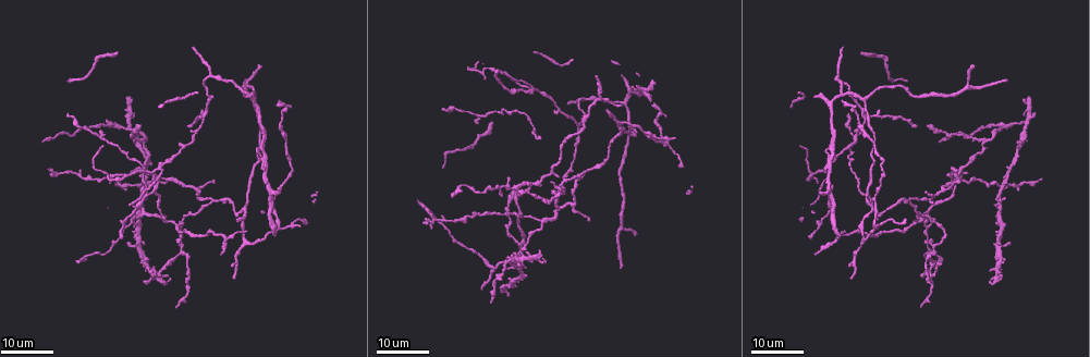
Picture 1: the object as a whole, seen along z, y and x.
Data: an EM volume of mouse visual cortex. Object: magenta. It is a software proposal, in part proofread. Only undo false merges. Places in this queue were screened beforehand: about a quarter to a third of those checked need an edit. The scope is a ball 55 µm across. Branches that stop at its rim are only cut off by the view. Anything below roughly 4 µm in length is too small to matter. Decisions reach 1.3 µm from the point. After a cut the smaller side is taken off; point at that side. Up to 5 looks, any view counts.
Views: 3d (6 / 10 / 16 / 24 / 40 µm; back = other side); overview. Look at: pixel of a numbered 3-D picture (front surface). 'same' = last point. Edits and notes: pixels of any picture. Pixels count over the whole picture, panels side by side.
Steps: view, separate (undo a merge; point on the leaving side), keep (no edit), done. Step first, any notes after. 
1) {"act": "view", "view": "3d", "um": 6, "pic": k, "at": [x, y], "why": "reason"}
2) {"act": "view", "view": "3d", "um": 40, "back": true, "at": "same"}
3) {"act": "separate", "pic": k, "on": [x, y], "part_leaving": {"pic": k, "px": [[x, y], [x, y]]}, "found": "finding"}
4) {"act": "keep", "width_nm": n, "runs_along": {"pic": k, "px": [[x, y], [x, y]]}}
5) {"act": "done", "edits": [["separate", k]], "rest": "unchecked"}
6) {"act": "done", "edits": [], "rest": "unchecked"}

{"act": "view", "view": "3d", "um": 16, "pic": 1, "at": [870, 209], "why": "two arms in line, one across"}

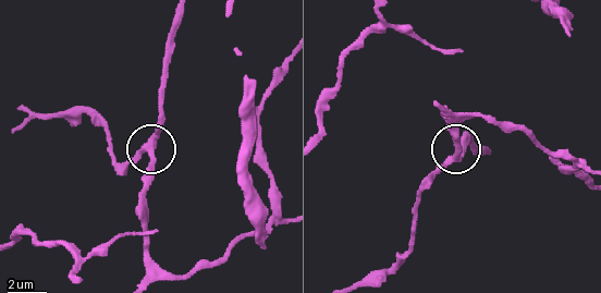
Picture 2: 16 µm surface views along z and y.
{"act": "view", "view": "3d", "um": 6, "pic": 2, "at": [456, 158]}

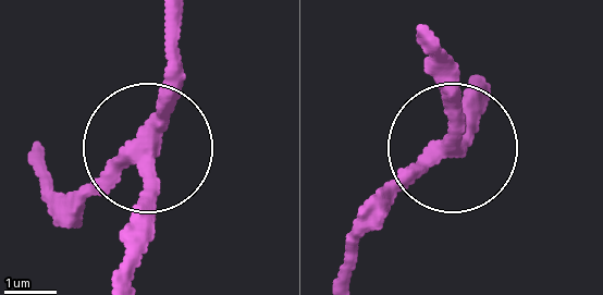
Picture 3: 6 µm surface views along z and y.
{"act": "keep", "side_arm_um": 48, "runs_along": {"pic": 3, "px": [[346, 270], [364, 231], [450, 154], [445, 53]]}, "found": "continuous, no second neuron"}

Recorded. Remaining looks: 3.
{"act": "view", "view": "3d", "um": 16, "pic": 1, "at": [574, 193], "why": "three-way junction"}

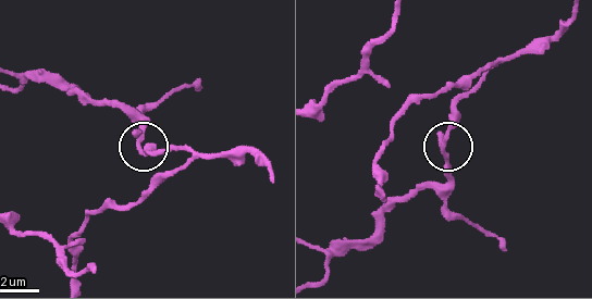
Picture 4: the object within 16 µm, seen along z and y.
{"act": "view", "view": "3d", "um": 6, "pic": 4, "at": [442, 147]}

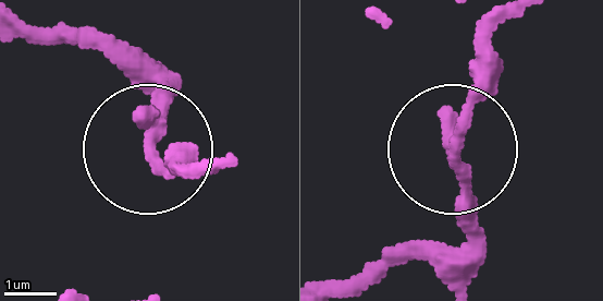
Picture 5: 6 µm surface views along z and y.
{"act": "keep", "arms": 3, "runs_along": {"pic": 5, "px": [[150, 149], [155, 62]]}, "found": "all the same neuron"}

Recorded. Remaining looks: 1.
{"act": "done", "edits": [], "rest": "unchecked"}

